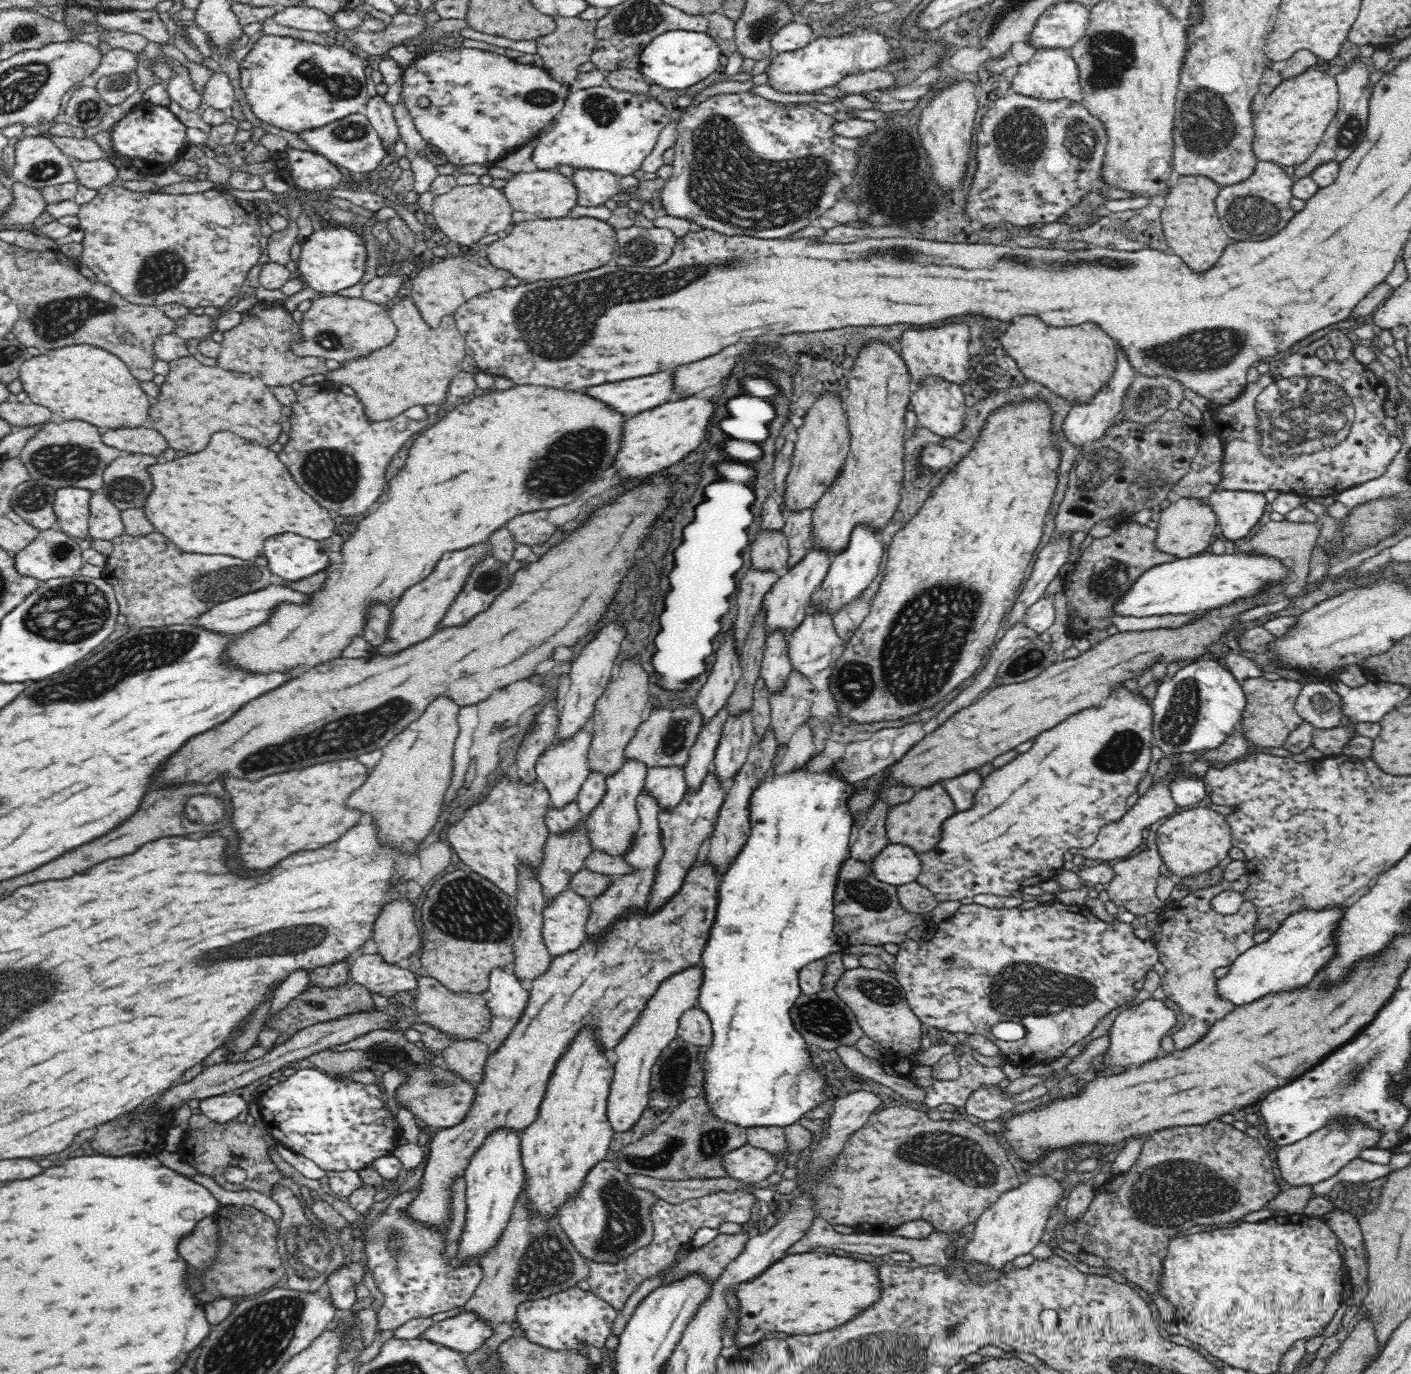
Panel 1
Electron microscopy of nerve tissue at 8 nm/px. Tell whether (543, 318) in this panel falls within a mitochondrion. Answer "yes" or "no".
yes

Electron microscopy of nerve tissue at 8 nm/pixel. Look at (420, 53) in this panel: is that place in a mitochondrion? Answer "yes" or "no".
no

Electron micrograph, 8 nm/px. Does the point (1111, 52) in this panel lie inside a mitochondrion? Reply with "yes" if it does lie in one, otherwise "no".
yes

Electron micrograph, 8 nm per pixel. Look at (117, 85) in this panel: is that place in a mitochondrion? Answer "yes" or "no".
yes

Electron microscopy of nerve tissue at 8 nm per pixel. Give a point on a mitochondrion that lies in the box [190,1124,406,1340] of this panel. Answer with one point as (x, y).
(338, 1245)

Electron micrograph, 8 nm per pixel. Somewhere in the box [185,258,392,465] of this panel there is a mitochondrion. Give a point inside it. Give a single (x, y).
(328, 340)

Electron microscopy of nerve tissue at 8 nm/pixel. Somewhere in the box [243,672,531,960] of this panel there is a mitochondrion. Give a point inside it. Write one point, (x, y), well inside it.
(481, 915)

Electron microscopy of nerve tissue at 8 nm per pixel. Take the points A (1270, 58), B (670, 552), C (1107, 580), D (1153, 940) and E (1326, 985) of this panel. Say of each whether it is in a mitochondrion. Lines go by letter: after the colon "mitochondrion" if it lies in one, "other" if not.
A: other
B: other
C: mitochondrion
D: other
E: other

